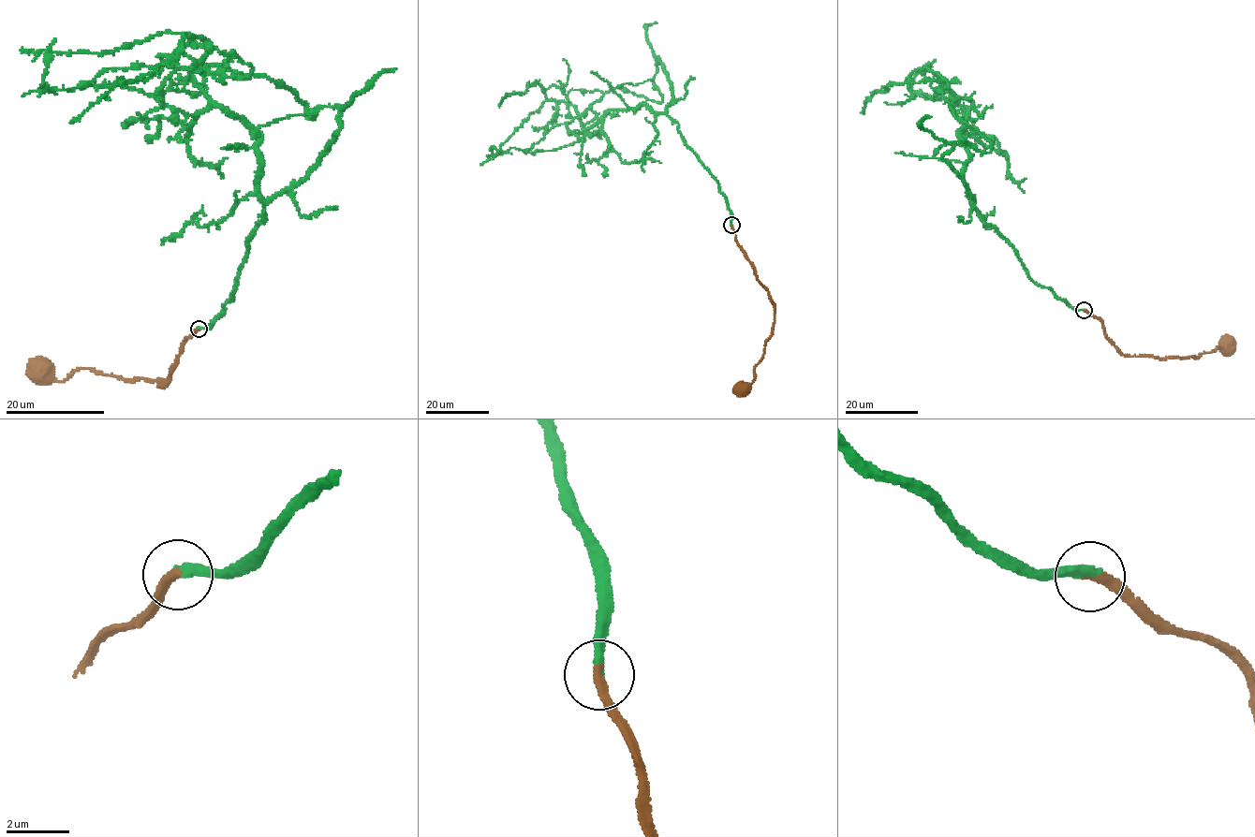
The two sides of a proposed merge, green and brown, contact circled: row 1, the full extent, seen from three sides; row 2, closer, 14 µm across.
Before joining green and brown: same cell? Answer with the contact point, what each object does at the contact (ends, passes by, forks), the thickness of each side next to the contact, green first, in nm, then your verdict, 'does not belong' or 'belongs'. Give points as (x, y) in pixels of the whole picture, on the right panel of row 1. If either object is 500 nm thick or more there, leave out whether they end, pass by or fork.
place (1084, 310); green ends; brown ends; calibres 320 and 320 nm; belongs

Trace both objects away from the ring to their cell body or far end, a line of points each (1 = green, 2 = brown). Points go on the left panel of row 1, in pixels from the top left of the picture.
1: (198, 328), (233, 300), (265, 221), (259, 138), (191, 74), (206, 43), (183, 34), (176, 60), (70, 124)
2: (198, 328), (184, 343), (163, 385), (159, 380), (80, 368), (61, 380), (39, 371)

